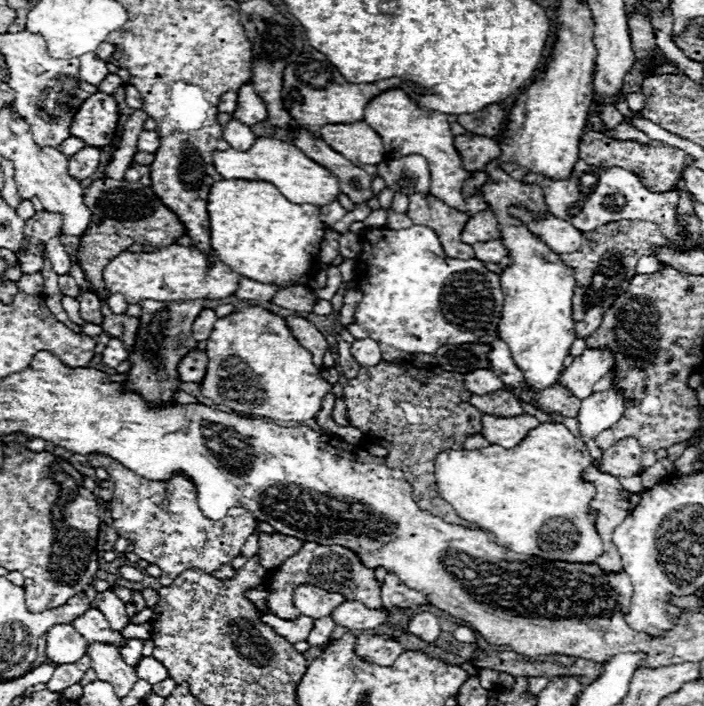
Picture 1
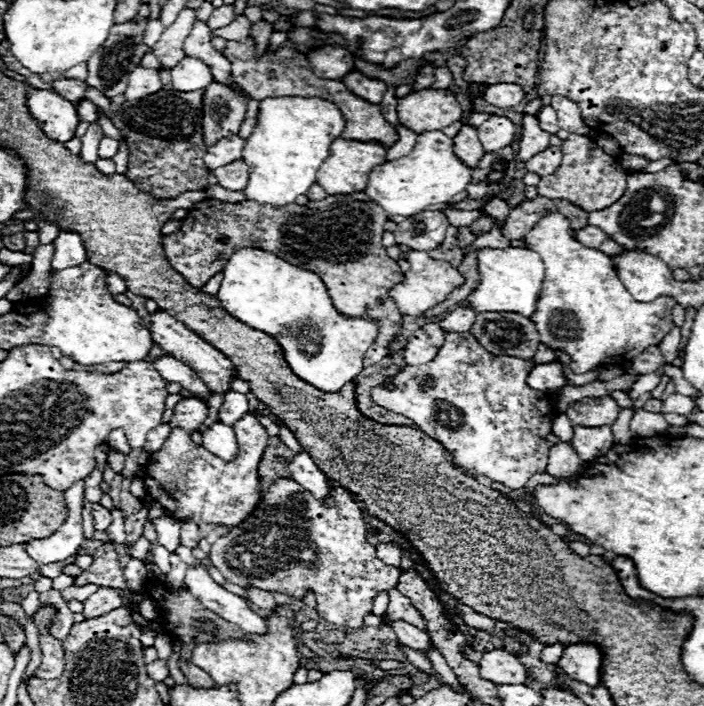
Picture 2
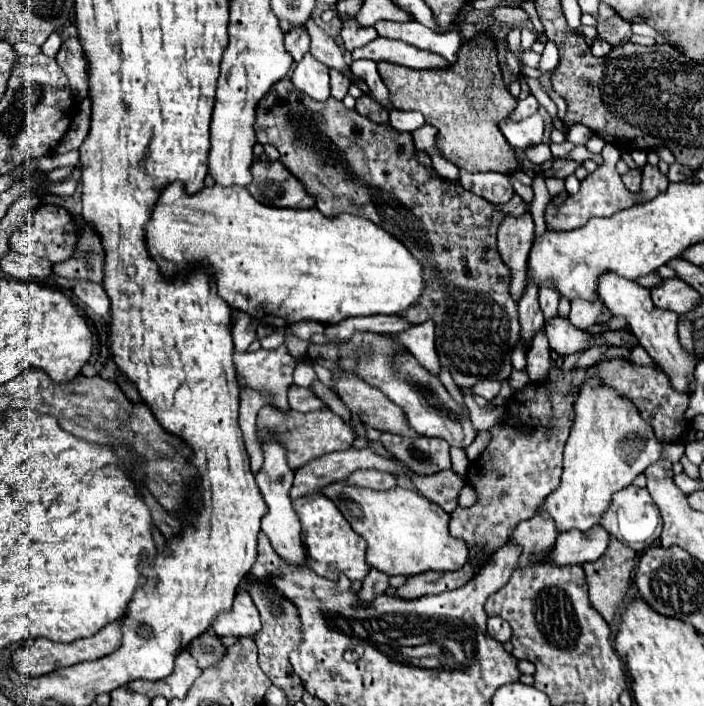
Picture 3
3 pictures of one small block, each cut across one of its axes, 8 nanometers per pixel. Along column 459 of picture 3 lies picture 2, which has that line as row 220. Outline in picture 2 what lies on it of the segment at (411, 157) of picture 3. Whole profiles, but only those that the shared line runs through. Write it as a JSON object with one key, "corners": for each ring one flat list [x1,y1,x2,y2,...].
{"corners":[[364,192,354,196,328,196,326,200,310,204,314,204,314,210,298,204,270,208,248,200,228,204,206,198,188,210,178,232,164,236,162,244,166,258,174,270,178,270,184,280,196,288,202,288,208,278,222,272,230,256,242,248,274,252,278,258,294,266,316,272,324,280,338,312,378,320,378,338,364,356,364,366,374,366,390,354,388,346,402,326,402,314,394,300,390,300,388,290,402,282,404,274,380,242,386,212,378,204,370,202]]}

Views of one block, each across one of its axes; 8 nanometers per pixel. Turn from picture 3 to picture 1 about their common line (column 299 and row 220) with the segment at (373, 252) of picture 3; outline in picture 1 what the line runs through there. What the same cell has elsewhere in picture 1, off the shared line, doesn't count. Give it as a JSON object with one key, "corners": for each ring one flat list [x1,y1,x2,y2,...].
{"corners":[[240,179,214,182,207,211,214,254,244,278,294,286,314,268,310,262,318,260,320,242,326,232,326,224,320,220,320,208,292,204,270,182]]}

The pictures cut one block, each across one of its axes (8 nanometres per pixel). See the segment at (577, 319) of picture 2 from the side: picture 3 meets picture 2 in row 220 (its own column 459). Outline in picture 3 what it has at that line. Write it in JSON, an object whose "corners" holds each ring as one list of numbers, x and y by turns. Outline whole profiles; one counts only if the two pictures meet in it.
{"corners":[[334,482,322,490,324,496,328,496,338,510,344,514,348,524,368,542,366,550,366,562,374,566,376,570,388,574,388,576,414,576,428,570,460,570,468,562,468,544,464,540,452,538,448,532,448,514,434,502,428,502,422,494,408,490,408,488,390,488,384,492,376,490,356,490,352,486,344,486,344,482]]}

